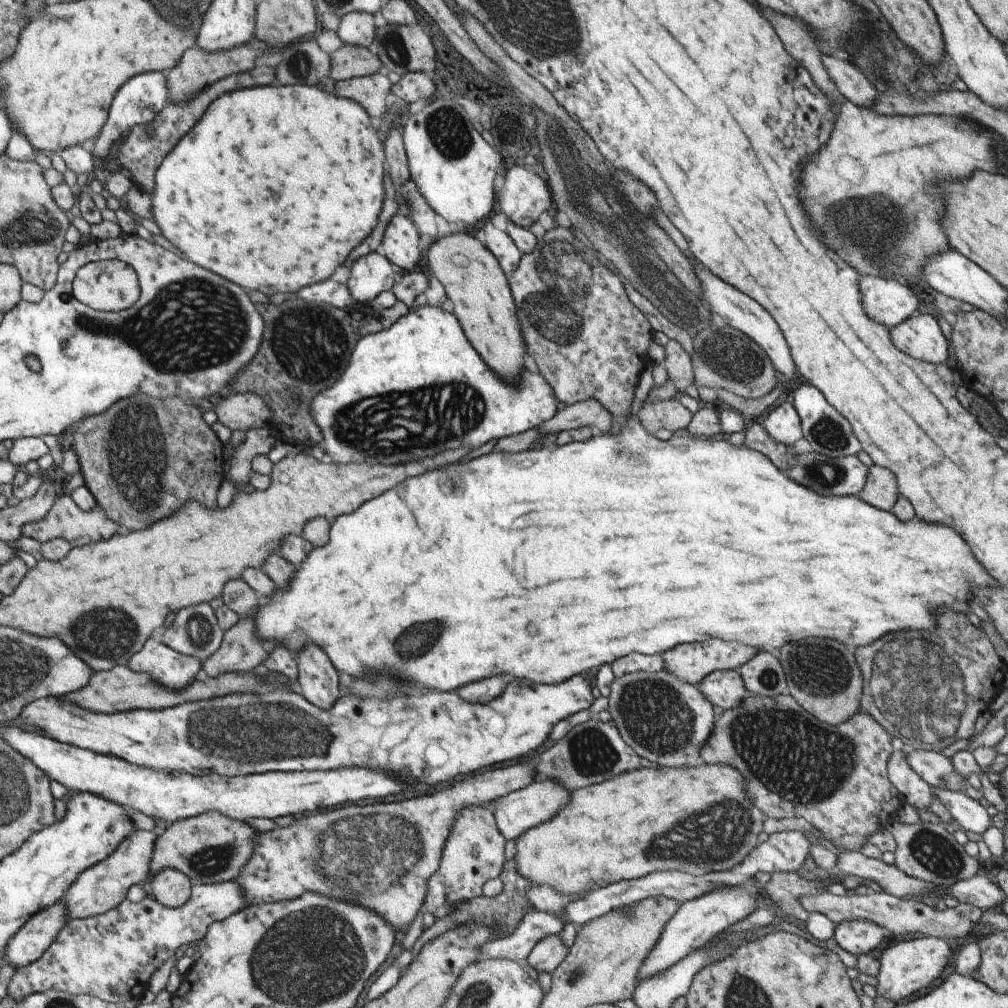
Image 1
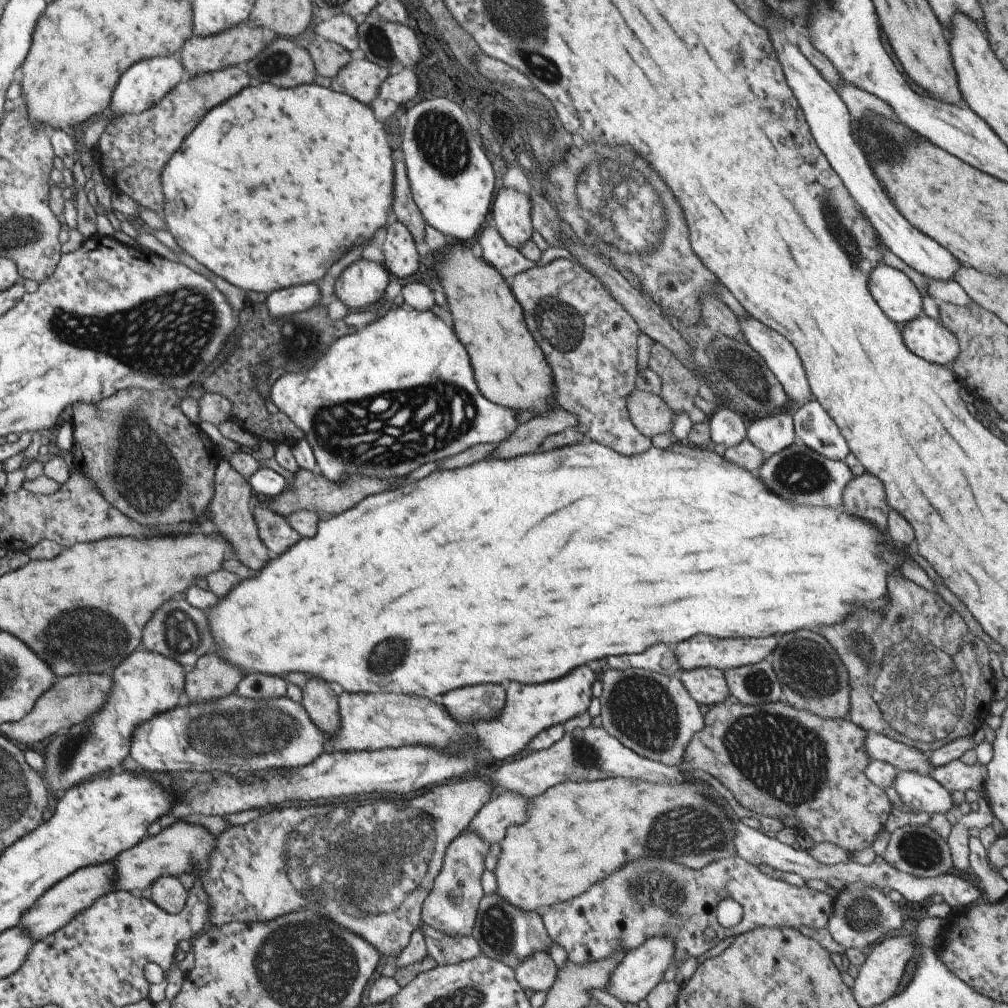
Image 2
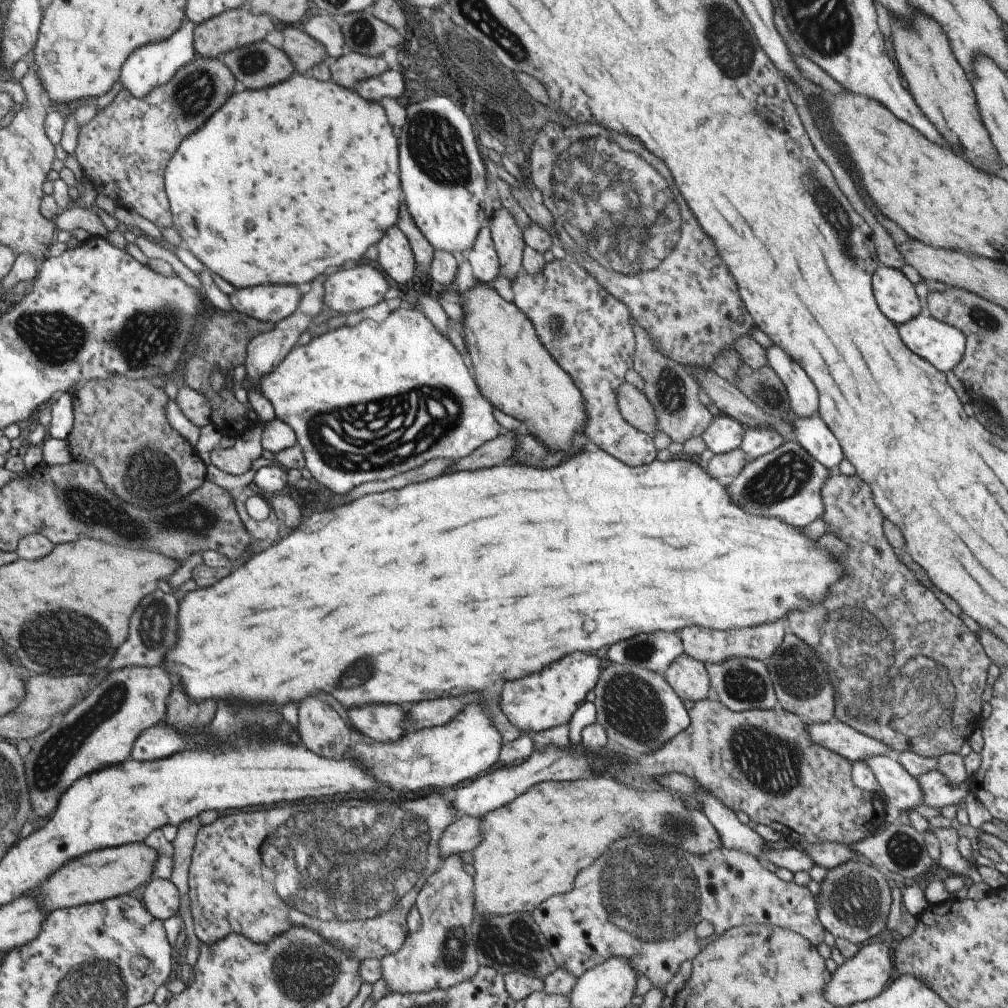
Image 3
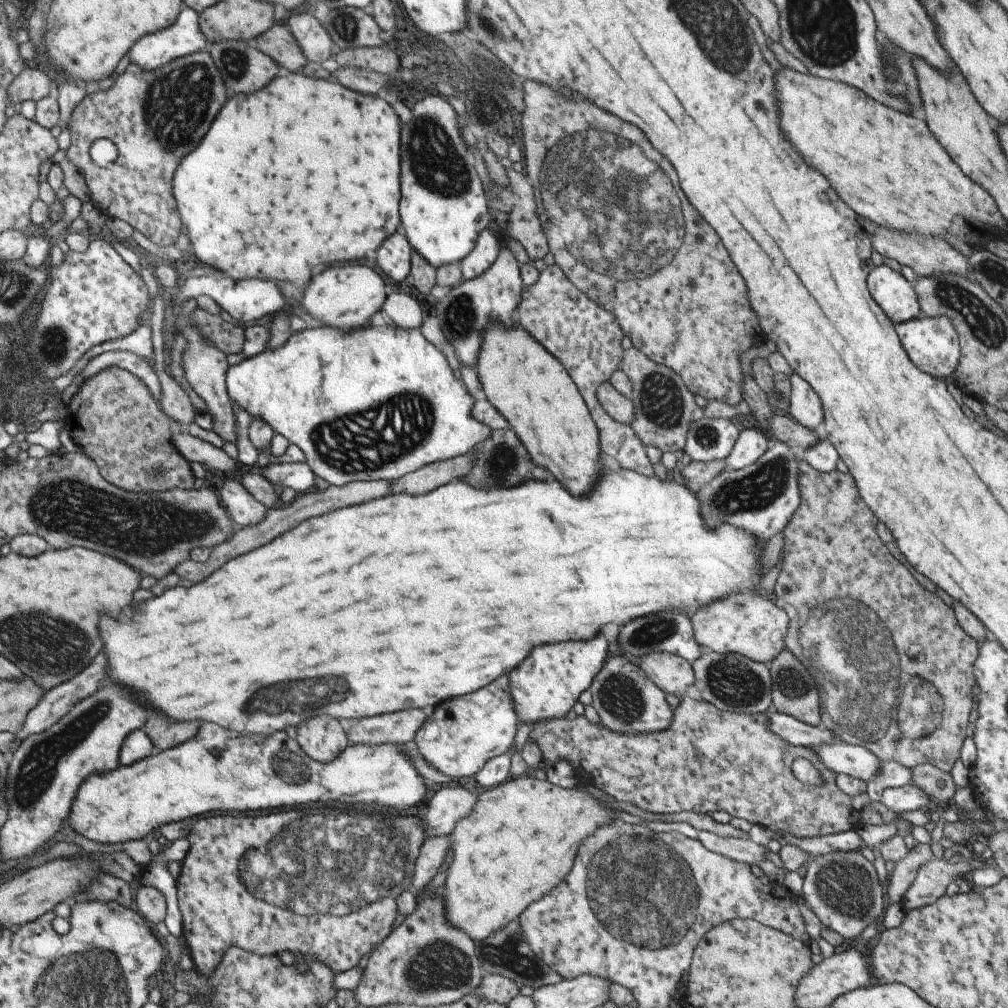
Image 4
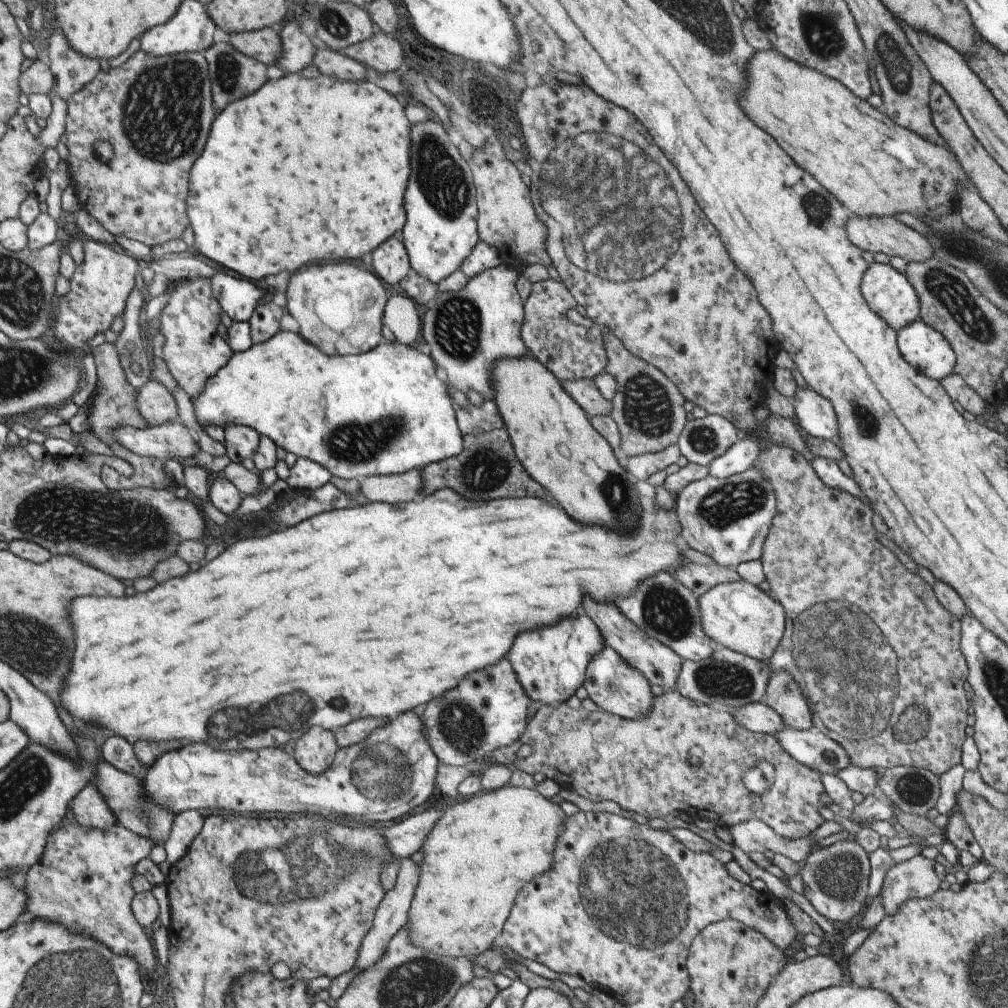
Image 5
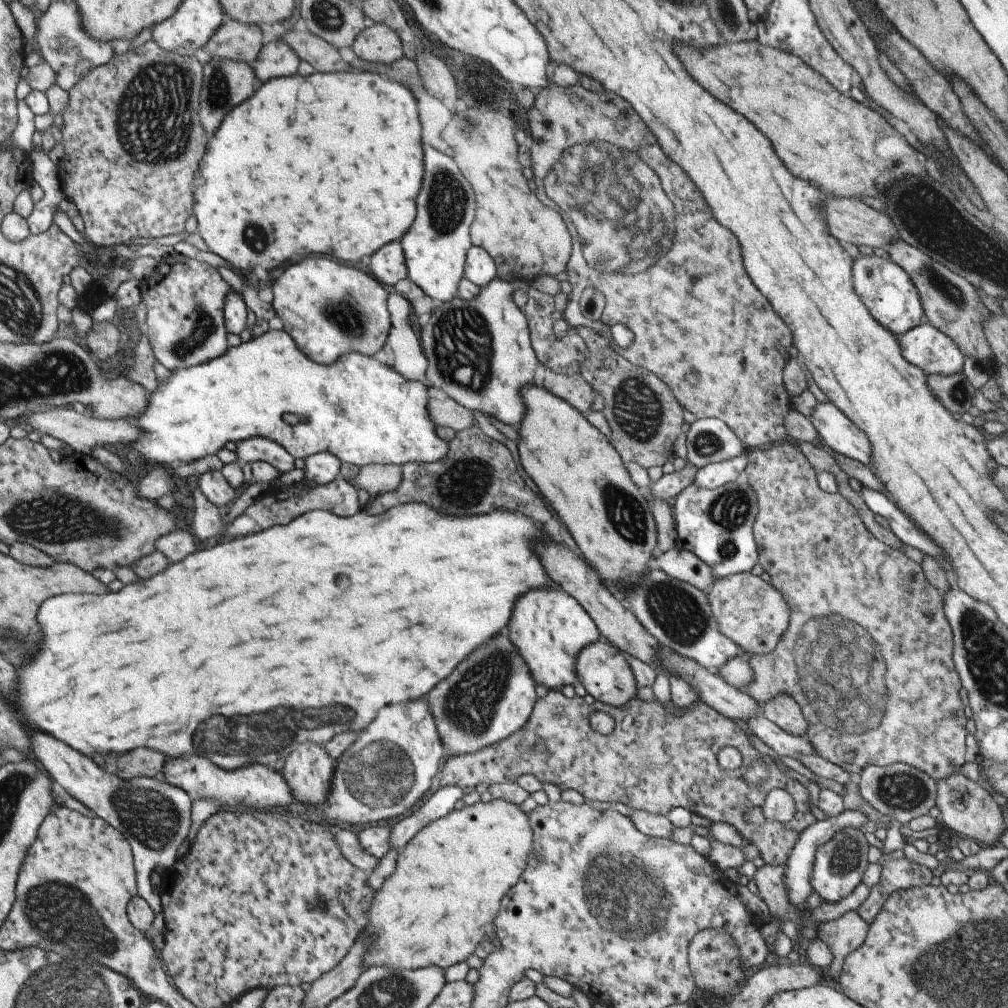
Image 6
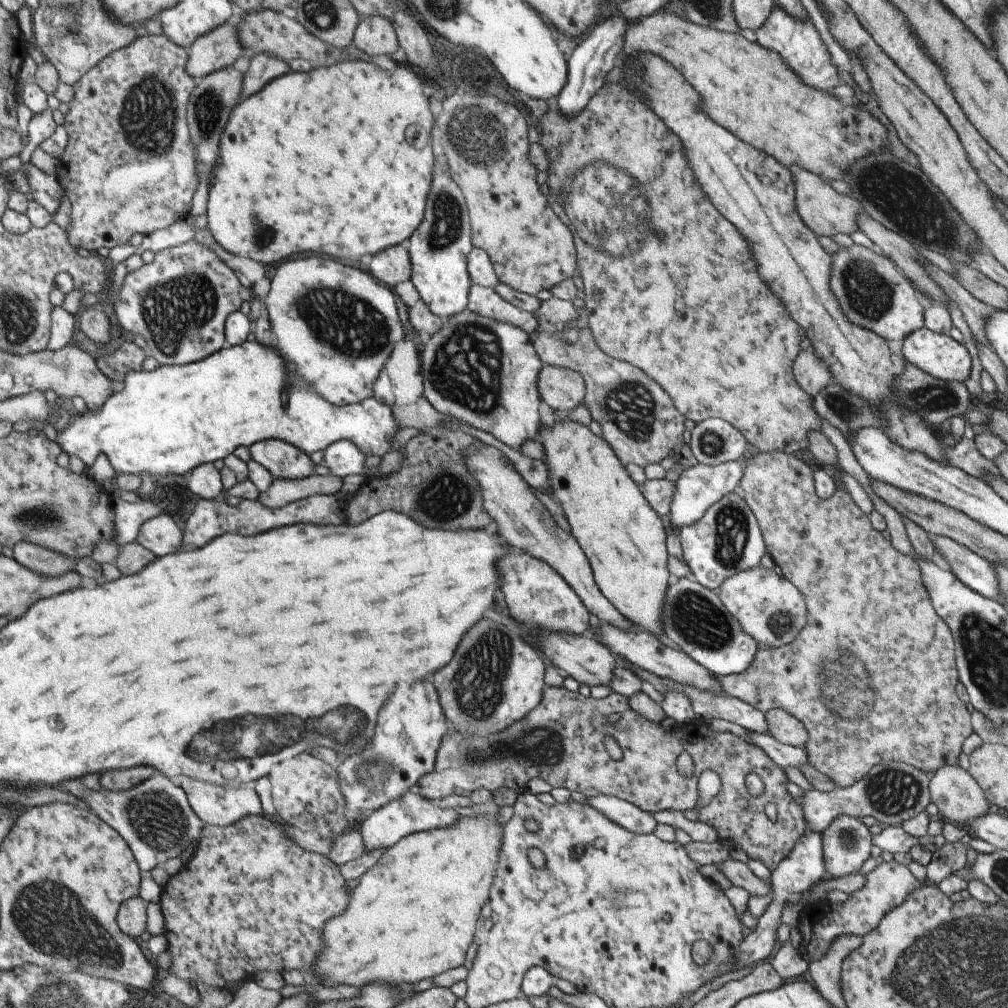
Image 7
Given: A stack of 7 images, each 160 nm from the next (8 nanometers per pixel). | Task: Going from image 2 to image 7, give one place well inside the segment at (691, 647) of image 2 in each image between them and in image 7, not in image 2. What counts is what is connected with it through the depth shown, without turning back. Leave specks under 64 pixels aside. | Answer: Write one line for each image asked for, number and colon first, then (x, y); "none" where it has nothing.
3: (707, 646)
4: (749, 625)
5: (738, 616)
6: (751, 613)
7: (769, 609)

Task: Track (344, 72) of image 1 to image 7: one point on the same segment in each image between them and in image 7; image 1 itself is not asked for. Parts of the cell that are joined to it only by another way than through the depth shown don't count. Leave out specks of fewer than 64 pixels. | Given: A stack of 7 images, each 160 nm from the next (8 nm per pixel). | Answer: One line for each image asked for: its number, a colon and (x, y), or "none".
2: (328, 58)
3: (304, 52)
4: (277, 42)
5: (264, 45)
6: (232, 40)
7: (219, 48)

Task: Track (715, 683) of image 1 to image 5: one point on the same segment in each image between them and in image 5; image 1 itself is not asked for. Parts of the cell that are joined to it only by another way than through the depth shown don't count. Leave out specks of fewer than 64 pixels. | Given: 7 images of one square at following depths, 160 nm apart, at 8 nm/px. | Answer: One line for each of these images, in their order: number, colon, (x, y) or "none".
2: (706, 686)
3: (687, 677)
4: (673, 675)
5: (657, 663)

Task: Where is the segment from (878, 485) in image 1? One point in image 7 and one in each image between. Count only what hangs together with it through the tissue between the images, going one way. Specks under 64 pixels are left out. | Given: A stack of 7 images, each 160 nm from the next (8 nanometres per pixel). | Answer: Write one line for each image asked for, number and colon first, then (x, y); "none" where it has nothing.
2: (863, 496)
3: (905, 671)
4: (894, 670)
5: (884, 680)
6: (867, 653)
7: (871, 674)

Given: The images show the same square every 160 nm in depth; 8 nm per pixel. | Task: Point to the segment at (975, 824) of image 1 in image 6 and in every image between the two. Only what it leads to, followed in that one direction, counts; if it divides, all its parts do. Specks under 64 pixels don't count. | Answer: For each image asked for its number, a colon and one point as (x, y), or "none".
2: (918, 793)
3: (903, 792)
4: (854, 760)
5: (813, 748)
6: (785, 744)

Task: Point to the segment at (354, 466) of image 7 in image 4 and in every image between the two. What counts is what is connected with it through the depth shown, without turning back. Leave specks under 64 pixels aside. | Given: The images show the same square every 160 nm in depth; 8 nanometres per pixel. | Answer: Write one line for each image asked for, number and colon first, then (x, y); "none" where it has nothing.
4: (298, 476)
5: (304, 475)
6: (321, 468)

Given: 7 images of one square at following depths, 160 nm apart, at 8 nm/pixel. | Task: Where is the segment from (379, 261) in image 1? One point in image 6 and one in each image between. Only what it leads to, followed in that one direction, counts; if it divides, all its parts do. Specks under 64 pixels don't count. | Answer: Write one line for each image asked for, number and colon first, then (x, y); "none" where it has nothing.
2: (361, 284)
3: (348, 290)
4: (344, 298)
5: (338, 307)
6: (329, 309)

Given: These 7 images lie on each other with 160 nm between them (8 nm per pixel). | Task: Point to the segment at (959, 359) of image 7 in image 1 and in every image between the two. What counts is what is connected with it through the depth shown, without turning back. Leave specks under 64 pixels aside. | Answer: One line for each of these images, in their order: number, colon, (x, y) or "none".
1: (919, 336)
2: (926, 337)
3: (942, 345)
4: (932, 343)
5: (926, 348)
6: (936, 354)

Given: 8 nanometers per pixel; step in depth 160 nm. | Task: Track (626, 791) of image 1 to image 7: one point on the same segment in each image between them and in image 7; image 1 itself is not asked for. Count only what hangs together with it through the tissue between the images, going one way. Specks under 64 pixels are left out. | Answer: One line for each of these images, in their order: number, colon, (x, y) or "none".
2: (576, 833)
3: (533, 847)
4: (519, 841)
5: (478, 855)
6: (450, 876)
7: (412, 915)

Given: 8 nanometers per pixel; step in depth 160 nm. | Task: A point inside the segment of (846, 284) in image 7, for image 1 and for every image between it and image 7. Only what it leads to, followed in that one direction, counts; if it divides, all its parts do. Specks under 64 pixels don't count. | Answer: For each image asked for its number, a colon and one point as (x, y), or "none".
1: (887, 301)
2: (899, 299)
3: (895, 295)
4: (894, 295)
5: (888, 293)
6: (890, 297)

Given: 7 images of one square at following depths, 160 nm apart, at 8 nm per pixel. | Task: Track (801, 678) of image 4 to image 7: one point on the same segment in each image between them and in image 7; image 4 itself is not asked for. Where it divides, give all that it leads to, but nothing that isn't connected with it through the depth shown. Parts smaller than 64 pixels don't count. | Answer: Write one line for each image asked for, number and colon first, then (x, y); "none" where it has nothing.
5: (782, 693)
6: (781, 709)
7: (782, 726)

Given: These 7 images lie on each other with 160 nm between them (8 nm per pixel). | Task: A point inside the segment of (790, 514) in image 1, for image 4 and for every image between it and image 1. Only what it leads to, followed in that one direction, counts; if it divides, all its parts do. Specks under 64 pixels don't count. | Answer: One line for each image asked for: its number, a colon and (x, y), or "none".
2: (522, 569)
3: (475, 577)
4: (400, 602)

